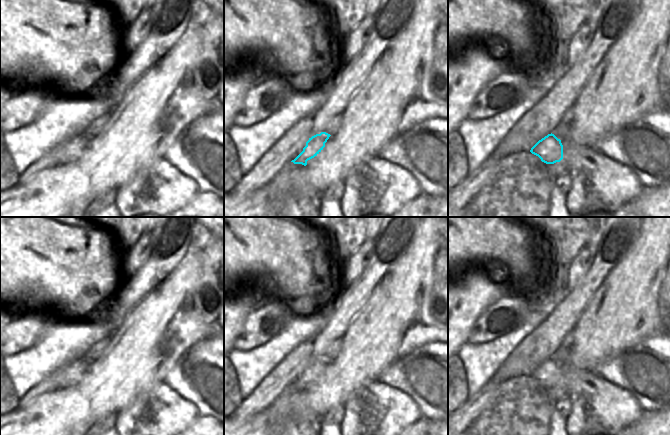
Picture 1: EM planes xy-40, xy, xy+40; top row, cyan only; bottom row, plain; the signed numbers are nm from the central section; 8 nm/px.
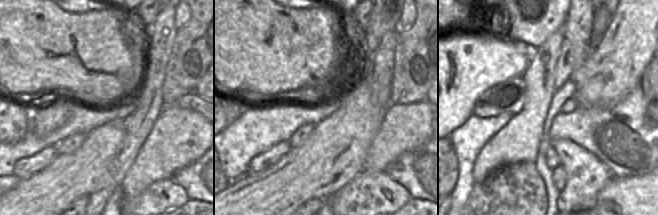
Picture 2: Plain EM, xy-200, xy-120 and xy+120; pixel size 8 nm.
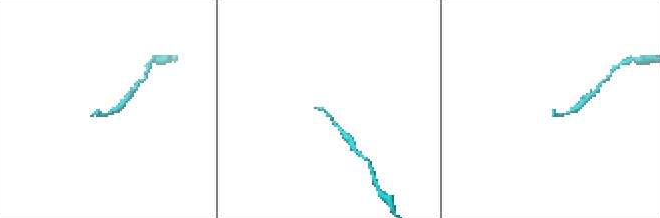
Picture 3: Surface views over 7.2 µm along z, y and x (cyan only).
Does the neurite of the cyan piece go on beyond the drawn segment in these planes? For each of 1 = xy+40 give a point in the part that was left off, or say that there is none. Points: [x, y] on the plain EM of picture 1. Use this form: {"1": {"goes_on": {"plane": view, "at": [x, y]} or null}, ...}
{"1": {"goes_on": null}}

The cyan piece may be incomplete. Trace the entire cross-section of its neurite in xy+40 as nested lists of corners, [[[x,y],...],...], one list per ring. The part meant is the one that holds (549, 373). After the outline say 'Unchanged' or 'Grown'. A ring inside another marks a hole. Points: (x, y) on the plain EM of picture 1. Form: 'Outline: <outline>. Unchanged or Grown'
Outline: [[[548,358],[539,364],[530,374],[546,388],[554,388],[563,383],[563,369],[554,358]]]. Unchanged.

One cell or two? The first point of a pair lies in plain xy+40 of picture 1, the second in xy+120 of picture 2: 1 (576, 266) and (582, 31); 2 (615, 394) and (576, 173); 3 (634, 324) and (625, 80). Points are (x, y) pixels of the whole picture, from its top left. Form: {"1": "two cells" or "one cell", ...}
{"1": "two cells", "2": "one cell", "3": "one cell"}

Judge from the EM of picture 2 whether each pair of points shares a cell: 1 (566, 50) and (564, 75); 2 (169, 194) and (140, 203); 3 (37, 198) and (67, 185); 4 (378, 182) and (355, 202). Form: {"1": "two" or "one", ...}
{"1": "one", "2": "one", "3": "one", "4": "one"}

